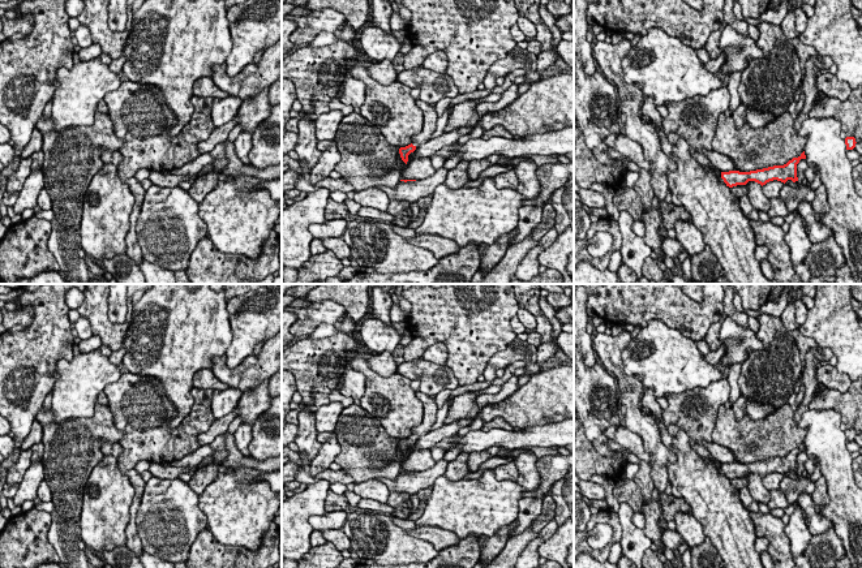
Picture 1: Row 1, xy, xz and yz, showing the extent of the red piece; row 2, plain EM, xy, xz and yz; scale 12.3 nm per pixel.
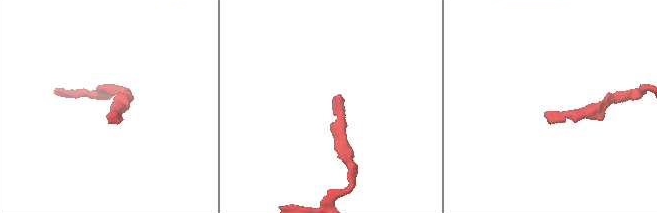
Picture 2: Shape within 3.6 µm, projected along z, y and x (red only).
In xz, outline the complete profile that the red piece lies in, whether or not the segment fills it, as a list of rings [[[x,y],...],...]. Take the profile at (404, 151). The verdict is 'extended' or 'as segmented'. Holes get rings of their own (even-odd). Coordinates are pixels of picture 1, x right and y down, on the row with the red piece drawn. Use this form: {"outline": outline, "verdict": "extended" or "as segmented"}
{"outline": [[[416,99],[416,106],[423,111],[424,125],[421,132],[411,138],[412,142],[408,146],[399,149],[400,158],[406,164],[408,162],[408,155],[413,152],[419,145],[425,143],[432,138],[438,120],[433,106],[429,106],[420,99]]], "verdict": "extended"}

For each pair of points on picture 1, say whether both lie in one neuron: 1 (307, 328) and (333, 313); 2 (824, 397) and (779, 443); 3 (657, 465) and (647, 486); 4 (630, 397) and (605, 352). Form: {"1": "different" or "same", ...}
{"1": "same", "2": "different", "3": "different", "4": "same"}

